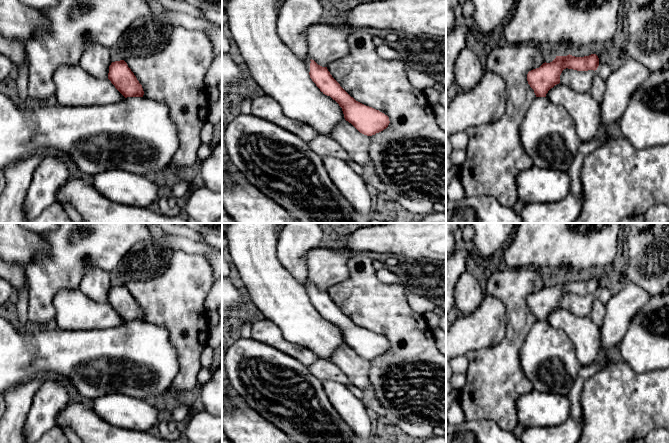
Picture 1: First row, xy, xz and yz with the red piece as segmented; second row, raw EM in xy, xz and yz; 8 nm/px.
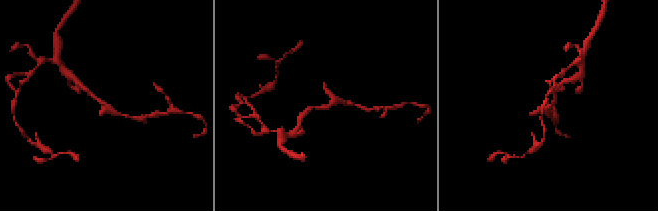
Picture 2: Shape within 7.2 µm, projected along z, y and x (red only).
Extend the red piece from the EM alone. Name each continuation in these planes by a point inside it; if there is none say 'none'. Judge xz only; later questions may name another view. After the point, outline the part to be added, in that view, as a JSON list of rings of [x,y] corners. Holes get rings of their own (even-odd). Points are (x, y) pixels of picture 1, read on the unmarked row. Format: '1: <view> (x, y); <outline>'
1: xz (252, 247); [[[230,223],[225,234],[228,240],[226,255],[232,263],[238,282],[250,298],[252,309],[258,309],[264,319],[273,322],[280,329],[286,341],[311,350],[318,356],[318,359],[329,361],[333,352],[345,344],[342,332],[330,320],[321,316],[310,302],[311,285],[301,284],[280,263],[277,244],[281,228],[279,223]]]

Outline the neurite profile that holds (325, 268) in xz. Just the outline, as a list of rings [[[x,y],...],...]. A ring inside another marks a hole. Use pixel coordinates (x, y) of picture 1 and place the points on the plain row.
[[[326,246],[311,249],[305,256],[307,278],[305,284],[314,284],[327,291],[329,287],[349,278],[348,261],[354,253],[348,250],[330,250]]]

